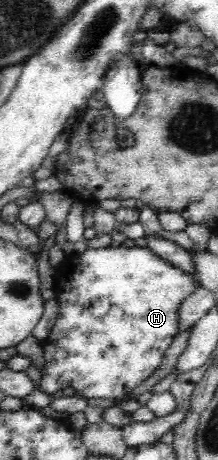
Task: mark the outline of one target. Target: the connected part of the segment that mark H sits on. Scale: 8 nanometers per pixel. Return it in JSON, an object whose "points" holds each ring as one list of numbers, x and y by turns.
{"points":[[107,246,98,249,88,248,84,253,66,255,61,263,57,266,56,272,56,285,57,285,57,302,58,312,55,325,52,327,49,335,41,342,43,349,43,356,46,363,41,371,40,384,36,387,39,390,53,396,60,389,67,387,74,387,76,395,80,398,89,399,108,399,108,400,121,400,127,398,136,387,141,385,144,380,147,380,156,368,162,363,164,353,168,349,172,339,179,333,177,325,178,321,178,308,180,302,184,298,193,297,198,295,198,286,195,285,193,278,185,274,182,270,172,267,170,263,165,262,164,259,158,257,151,249,147,247,133,246,125,248,123,246]]}

